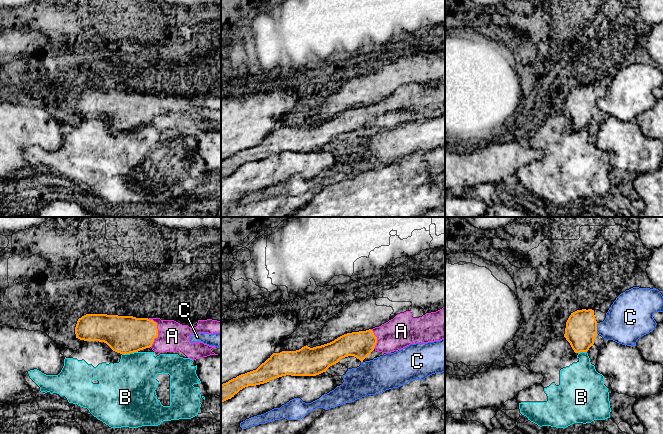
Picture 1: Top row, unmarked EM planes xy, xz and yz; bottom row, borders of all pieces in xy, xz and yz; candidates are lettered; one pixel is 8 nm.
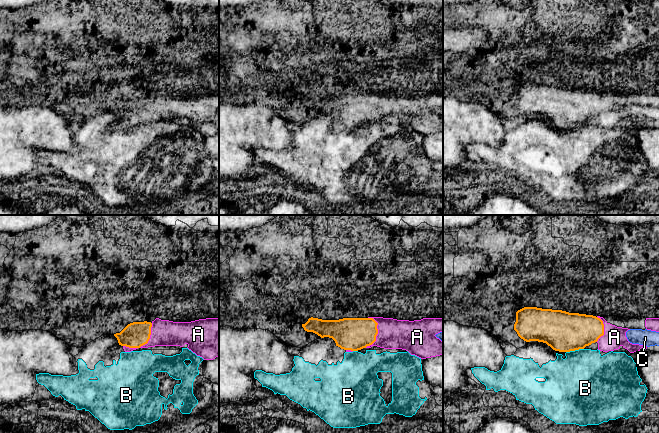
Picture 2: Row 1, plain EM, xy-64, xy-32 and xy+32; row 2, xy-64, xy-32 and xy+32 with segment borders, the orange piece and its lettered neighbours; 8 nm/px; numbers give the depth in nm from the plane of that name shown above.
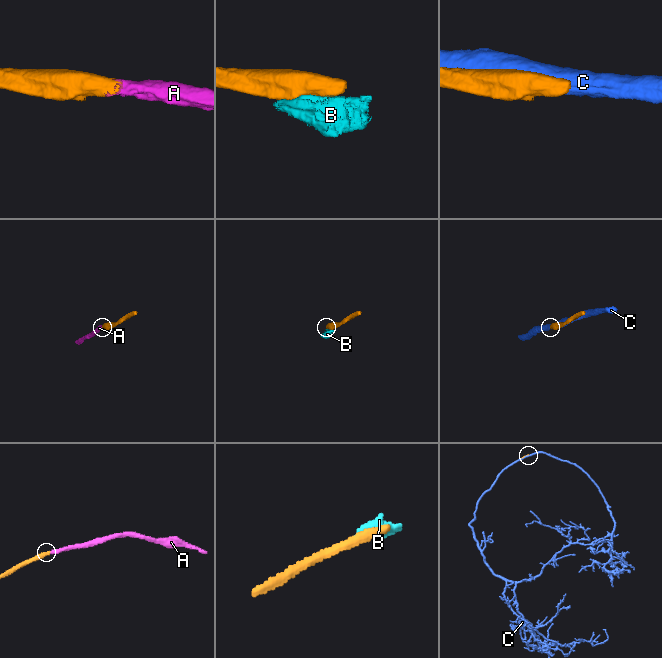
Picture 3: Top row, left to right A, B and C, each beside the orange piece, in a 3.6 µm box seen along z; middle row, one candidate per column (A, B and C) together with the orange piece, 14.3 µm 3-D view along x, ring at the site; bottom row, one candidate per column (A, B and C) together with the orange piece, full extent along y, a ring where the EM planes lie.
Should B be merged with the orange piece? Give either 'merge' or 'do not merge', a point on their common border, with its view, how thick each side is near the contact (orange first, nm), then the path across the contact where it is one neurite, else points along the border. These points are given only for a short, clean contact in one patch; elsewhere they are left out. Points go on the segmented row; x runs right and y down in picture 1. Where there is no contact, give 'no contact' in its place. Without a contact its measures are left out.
do not merge; meets orange in xy at (129, 353); 300 nm thick on the orange side, 400 nm on the other

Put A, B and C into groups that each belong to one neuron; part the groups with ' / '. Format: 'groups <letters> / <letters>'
groups A / B / C

